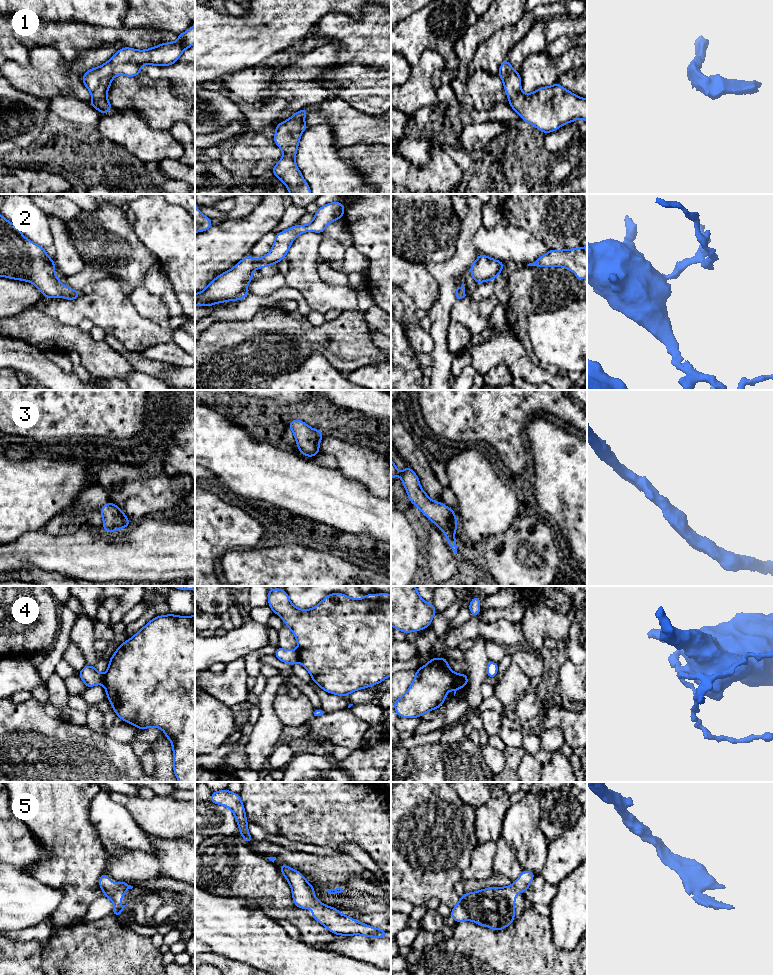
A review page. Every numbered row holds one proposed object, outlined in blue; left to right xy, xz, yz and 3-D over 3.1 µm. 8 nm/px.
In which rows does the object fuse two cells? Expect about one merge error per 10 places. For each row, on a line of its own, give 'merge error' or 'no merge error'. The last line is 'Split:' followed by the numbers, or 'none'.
1: no merge error
2: no merge error
3: no merge error
4: merge error
5: no merge error
Split: 4

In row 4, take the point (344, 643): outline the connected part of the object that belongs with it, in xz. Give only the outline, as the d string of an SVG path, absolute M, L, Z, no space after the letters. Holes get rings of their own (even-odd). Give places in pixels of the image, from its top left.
M268 589L268 604L278 614L297 639L299 662L310 673L312 681L328 693L348 696L384 681L391 675L391 594L365 594L363 599L342 593L328 594L311 609L295 607L283 589Z

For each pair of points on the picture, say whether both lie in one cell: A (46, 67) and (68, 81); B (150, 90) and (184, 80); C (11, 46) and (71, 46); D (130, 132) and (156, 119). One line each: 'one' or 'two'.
A: one
B: two
C: two
D: two

